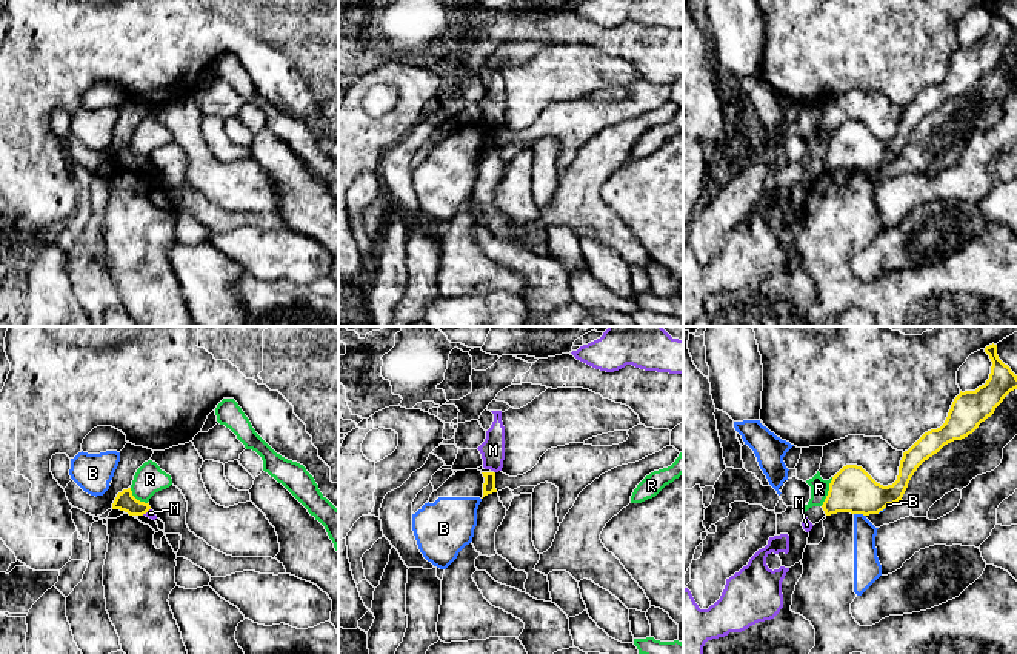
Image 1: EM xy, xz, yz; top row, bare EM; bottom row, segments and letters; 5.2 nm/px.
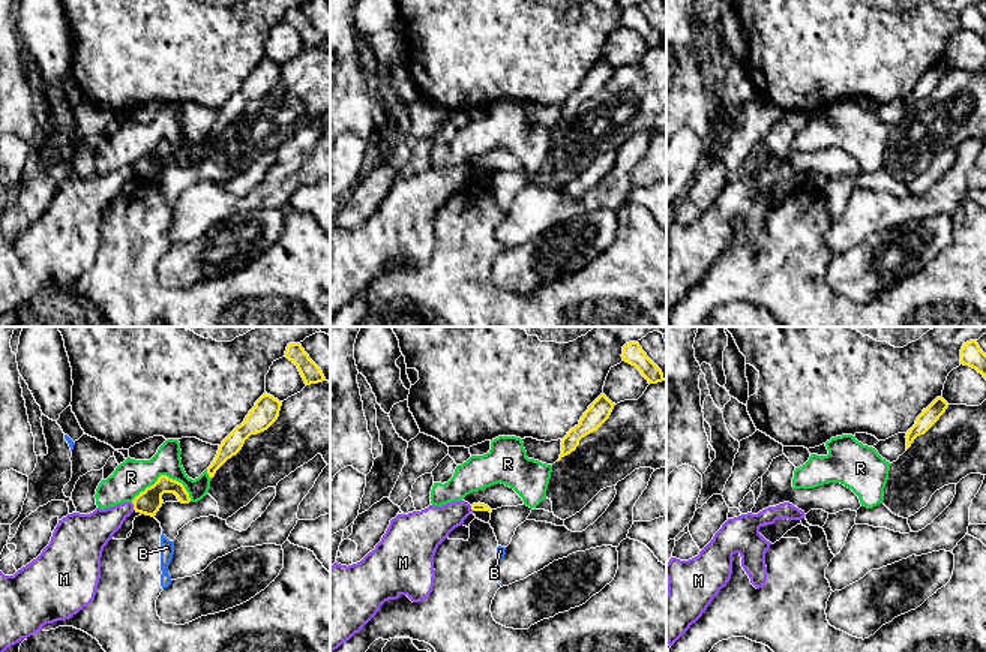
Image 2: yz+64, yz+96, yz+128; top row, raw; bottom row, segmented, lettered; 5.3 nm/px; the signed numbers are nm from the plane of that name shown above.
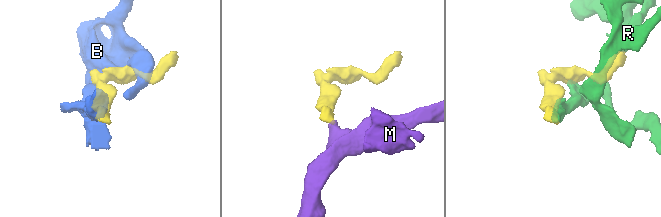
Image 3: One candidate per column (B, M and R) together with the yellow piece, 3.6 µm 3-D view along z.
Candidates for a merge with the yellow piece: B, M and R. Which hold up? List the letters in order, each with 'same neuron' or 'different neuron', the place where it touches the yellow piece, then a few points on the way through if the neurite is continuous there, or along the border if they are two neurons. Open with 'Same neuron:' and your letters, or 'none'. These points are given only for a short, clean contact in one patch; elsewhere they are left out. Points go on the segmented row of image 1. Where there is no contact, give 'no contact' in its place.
Same neuron: none
B: different neuron | yz (860, 513)
M: different neuron | xy (145, 513) | along xy (150, 508), (142, 514)
R: different neuron | yz (828, 491)

